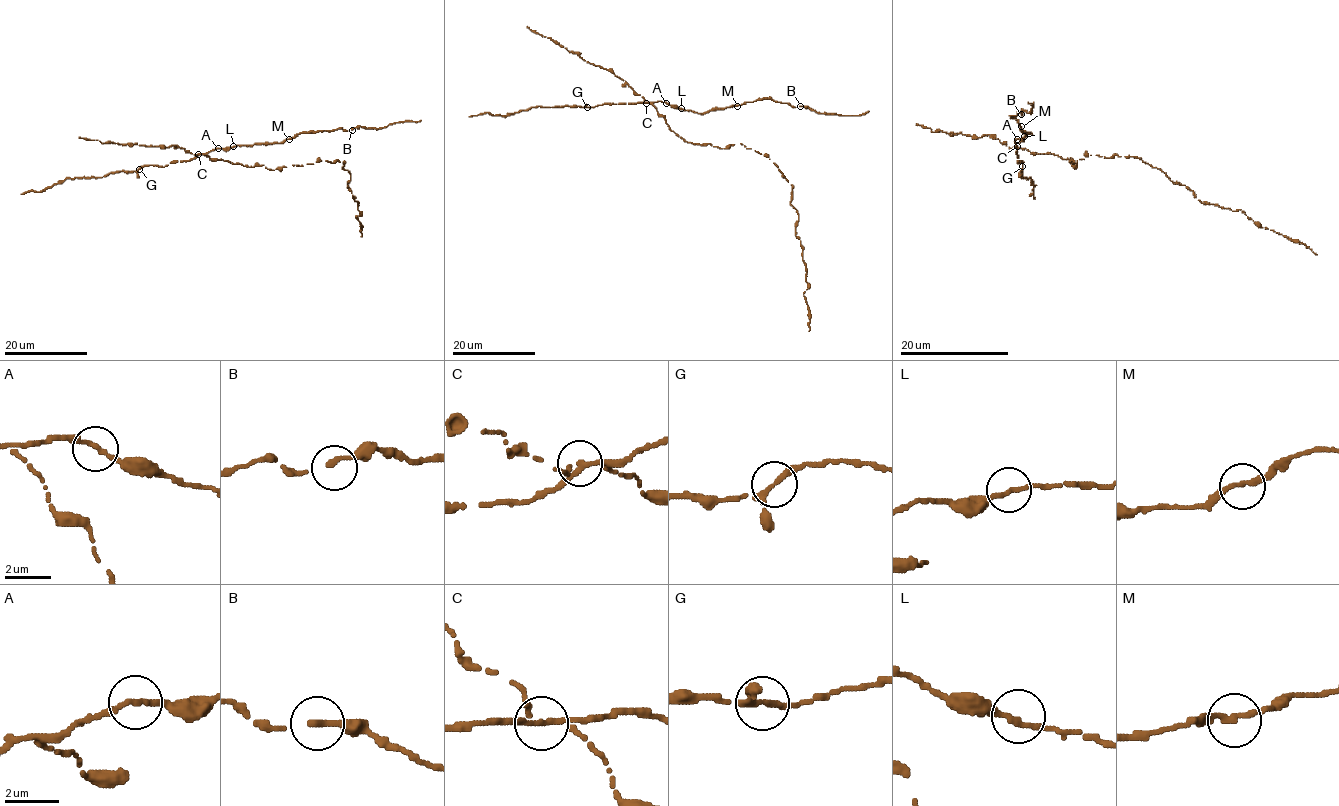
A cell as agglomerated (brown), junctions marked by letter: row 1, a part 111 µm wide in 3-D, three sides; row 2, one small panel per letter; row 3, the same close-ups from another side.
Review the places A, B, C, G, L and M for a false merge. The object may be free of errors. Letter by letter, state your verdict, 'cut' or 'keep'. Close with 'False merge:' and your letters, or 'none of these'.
A: keep
B: keep
C: cut
G: keep
L: keep
M: keep
False merge: C

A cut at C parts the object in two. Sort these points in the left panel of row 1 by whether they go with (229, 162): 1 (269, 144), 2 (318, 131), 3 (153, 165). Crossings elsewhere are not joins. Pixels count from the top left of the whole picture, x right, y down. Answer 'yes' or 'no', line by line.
1: no
2: no
3: no

